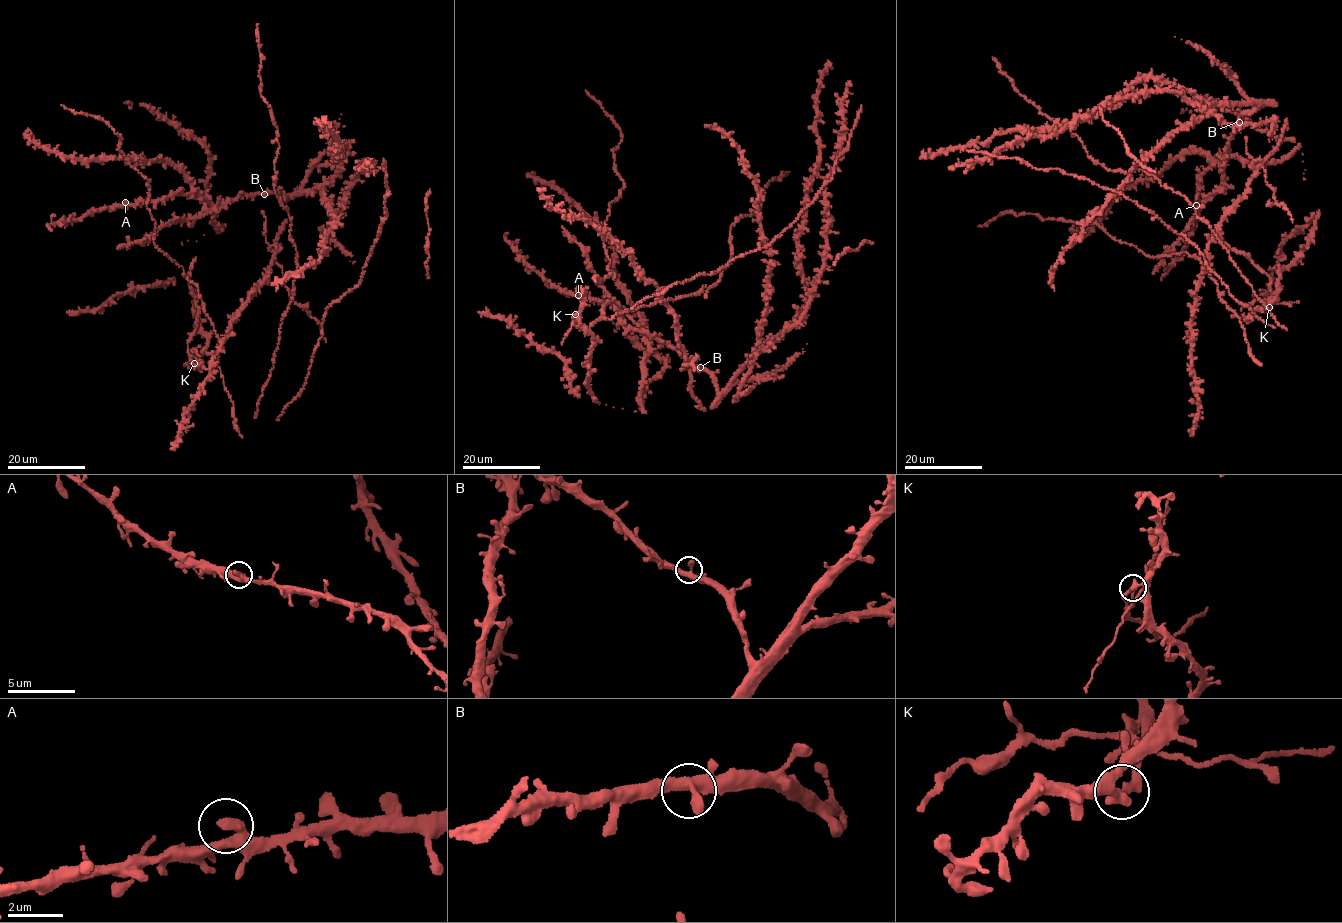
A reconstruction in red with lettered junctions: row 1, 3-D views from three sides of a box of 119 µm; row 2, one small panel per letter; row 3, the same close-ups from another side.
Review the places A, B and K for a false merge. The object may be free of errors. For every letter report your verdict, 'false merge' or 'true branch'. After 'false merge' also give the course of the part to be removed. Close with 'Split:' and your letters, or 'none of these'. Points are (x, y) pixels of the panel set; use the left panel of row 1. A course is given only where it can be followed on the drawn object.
A: true branch
B: true branch
K: false merge; foreign part runs (194, 363), (187, 349), (199, 310), (188, 279), (192, 260), (196, 257)
Split: K

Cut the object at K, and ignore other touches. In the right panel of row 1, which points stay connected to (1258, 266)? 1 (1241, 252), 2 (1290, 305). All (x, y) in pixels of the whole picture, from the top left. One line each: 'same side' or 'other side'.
1: same side
2: same side

